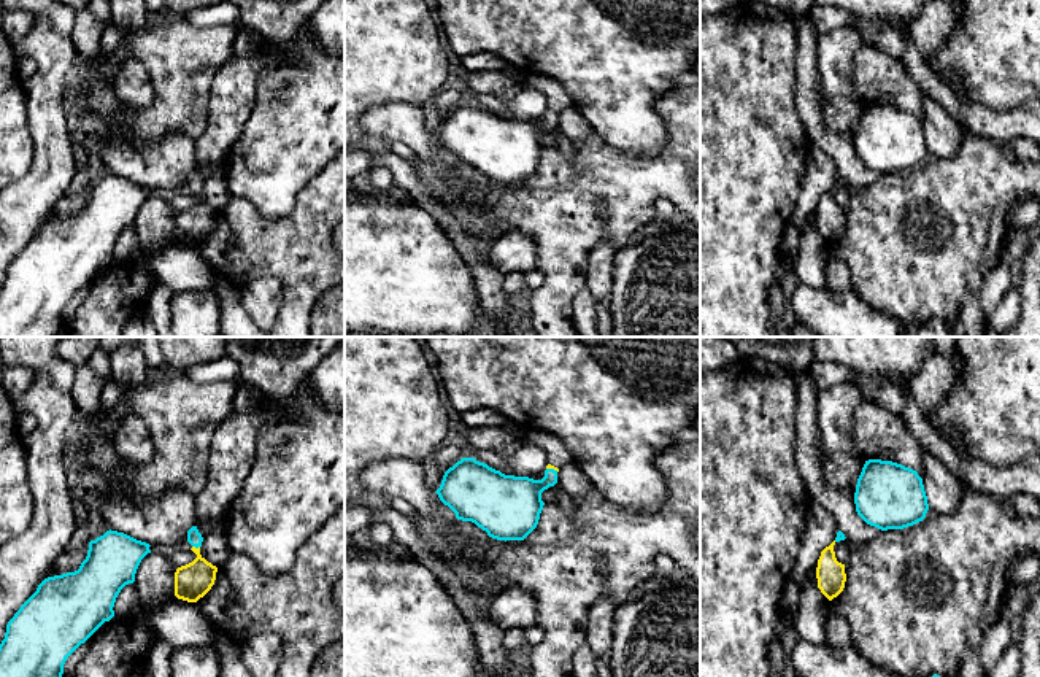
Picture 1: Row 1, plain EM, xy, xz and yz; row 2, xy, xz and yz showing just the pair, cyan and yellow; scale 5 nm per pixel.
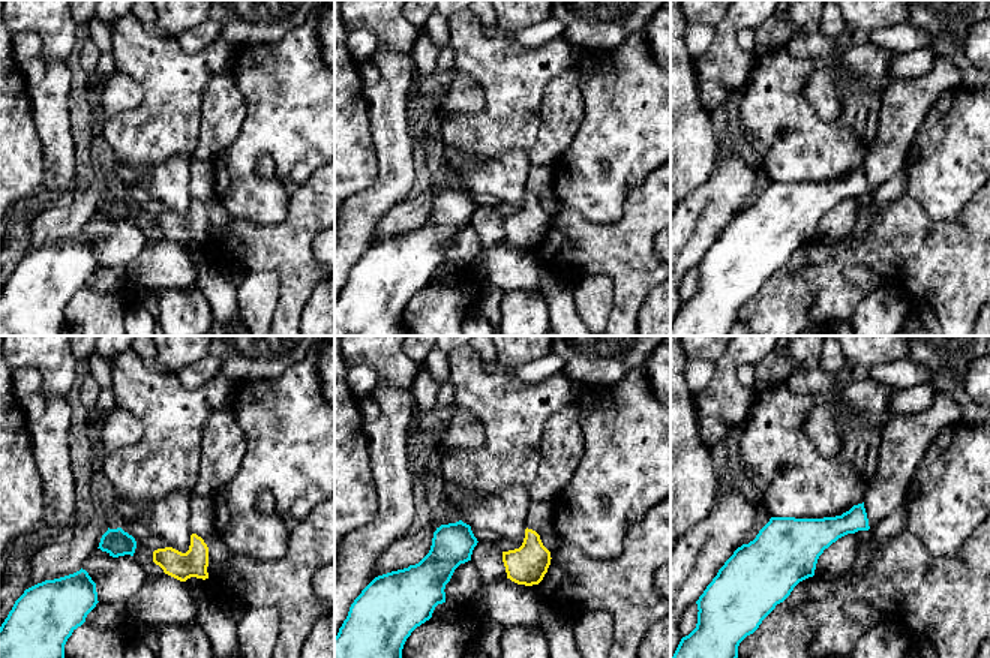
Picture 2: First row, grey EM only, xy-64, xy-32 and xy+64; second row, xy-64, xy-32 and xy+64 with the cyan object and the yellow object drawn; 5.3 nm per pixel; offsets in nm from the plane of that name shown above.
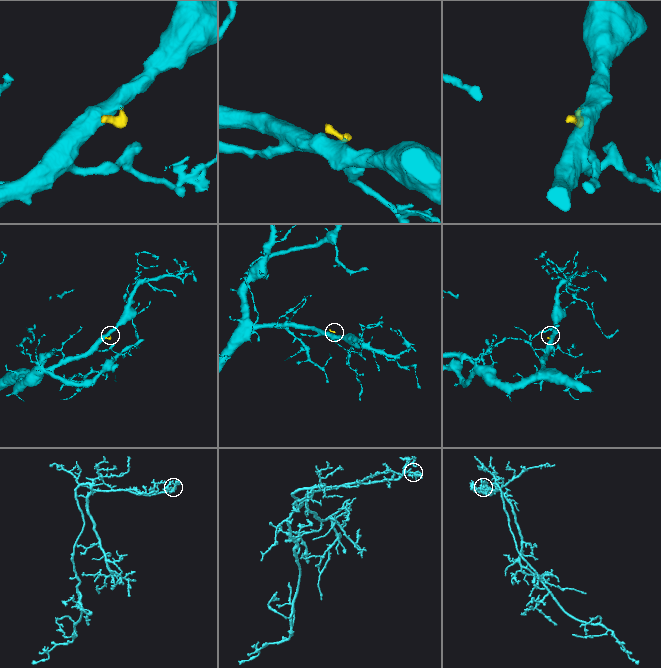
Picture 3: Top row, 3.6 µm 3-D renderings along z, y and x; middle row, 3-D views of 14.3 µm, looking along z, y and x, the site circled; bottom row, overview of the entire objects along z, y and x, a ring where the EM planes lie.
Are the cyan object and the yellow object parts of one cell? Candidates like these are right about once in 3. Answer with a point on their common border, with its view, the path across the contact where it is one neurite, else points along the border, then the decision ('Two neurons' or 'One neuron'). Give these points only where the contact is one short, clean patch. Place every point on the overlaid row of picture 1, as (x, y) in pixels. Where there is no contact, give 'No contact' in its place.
Touches cyan at xy (196, 547). Path across: xy (194, 537), (196, 547), (199, 576), (194, 580). One neuron

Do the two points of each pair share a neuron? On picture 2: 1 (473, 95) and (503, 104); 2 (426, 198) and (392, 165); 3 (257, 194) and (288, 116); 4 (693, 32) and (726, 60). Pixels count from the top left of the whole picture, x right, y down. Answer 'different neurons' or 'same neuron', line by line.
1: different neurons
2: different neurons
3: same neuron
4: different neurons

